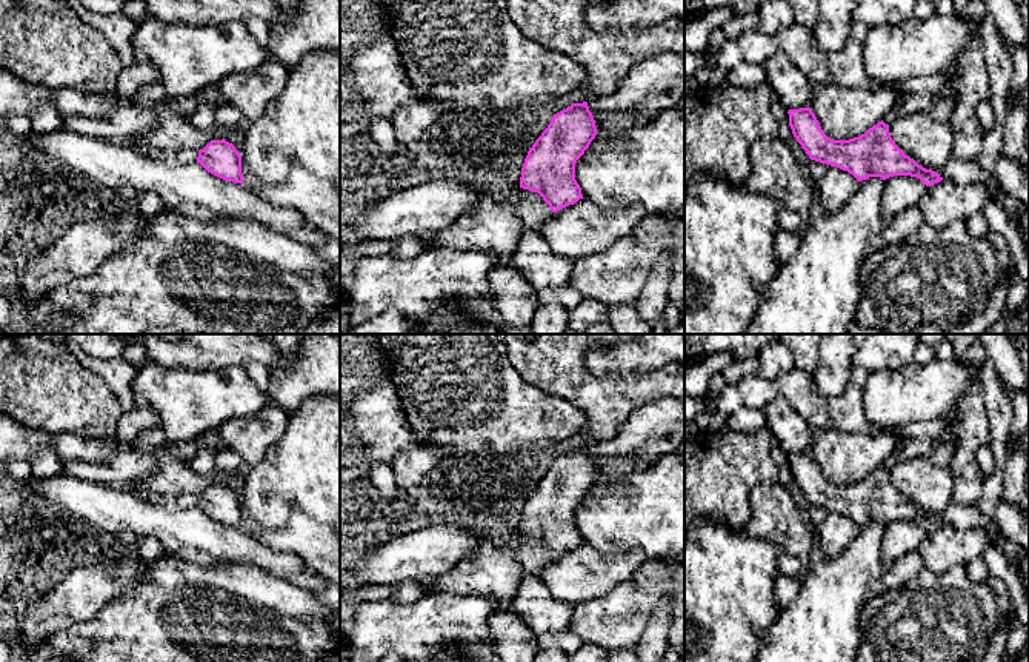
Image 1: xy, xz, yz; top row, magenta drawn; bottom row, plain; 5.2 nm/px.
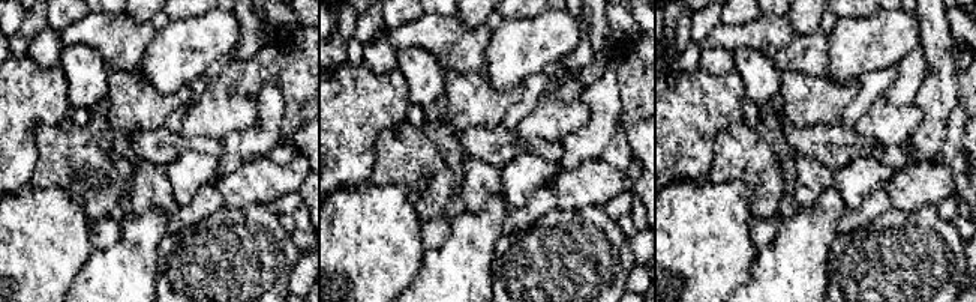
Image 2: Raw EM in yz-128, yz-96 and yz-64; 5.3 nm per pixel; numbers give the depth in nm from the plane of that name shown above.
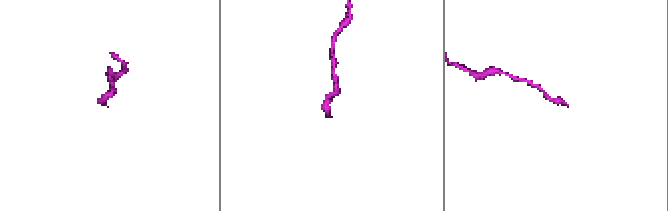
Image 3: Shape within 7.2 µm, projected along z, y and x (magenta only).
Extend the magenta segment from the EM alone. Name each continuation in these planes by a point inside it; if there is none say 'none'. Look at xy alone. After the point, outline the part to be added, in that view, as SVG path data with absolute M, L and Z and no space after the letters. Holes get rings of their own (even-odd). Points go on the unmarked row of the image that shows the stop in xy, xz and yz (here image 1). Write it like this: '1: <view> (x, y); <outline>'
1: xy (185, 501); M178 494L172 503L180 508L180 510L189 510L192 507L197 507L197 502L198 502L198 496L195 494Z

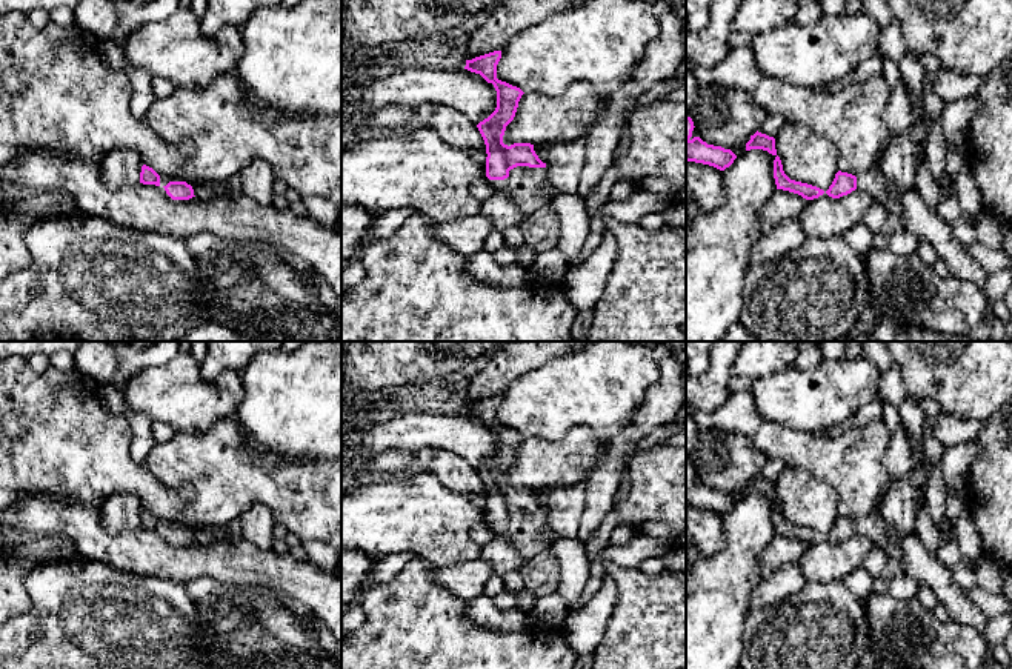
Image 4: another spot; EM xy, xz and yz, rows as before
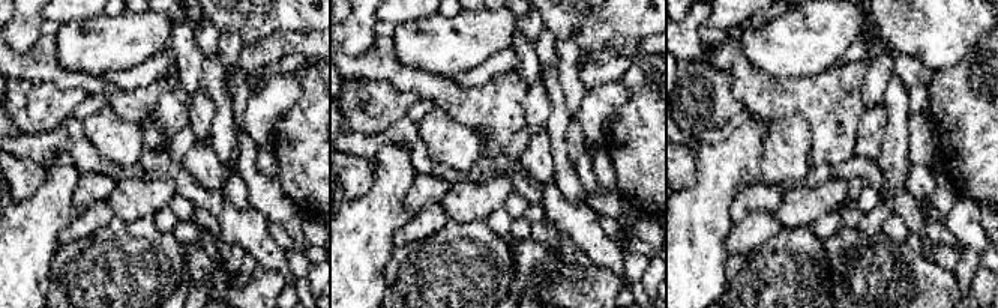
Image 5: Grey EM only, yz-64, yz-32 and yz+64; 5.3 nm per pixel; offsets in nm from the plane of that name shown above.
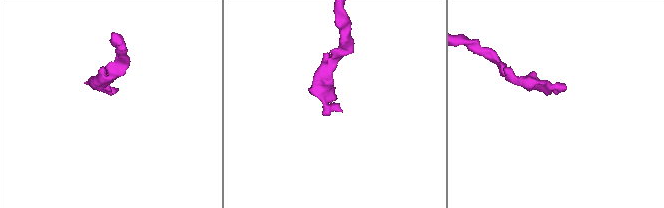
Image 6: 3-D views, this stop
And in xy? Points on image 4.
none

